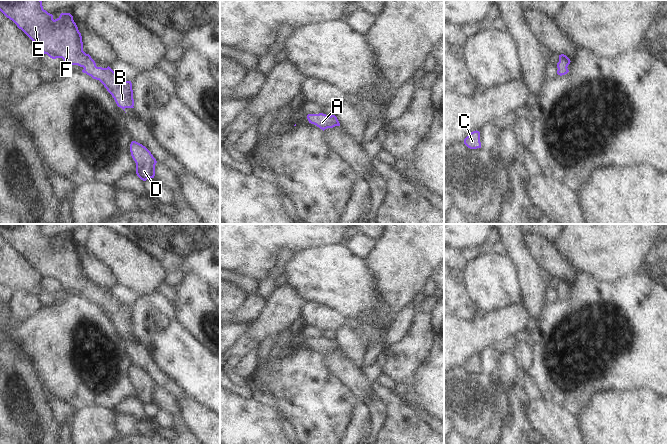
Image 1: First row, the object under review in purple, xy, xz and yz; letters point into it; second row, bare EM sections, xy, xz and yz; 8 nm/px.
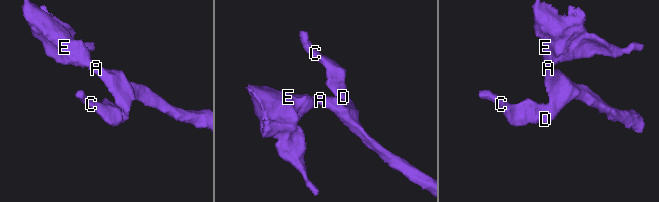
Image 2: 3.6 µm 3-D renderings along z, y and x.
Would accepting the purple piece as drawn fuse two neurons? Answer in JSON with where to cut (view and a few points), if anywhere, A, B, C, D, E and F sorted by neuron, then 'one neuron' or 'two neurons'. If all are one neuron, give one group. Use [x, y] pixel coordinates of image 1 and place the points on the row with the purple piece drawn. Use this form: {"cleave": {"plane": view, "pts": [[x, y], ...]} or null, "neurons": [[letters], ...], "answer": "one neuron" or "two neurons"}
{"cleave": null, "neurons": [["A", "B", "C", "D", "E", "F"]], "answer": "one neuron"}

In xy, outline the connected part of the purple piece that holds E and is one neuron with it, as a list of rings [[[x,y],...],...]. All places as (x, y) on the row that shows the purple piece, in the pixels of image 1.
[[[0,0],[0,11],[12,20],[50,58],[62,58],[66,63],[83,67],[83,73],[99,80],[112,95],[118,107],[134,108],[131,81],[122,80],[109,66],[97,67],[89,54],[83,51],[81,33],[70,13],[61,13],[57,19],[43,9],[41,0]]]

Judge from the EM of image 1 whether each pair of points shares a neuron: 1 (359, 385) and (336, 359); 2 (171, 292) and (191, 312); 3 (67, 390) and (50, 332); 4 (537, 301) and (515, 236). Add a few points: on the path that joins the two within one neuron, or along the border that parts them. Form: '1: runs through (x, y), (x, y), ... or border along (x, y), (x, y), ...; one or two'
1: runs through (355, 379), (341, 365); one
2: border along (176, 289), (178, 298), (174, 302); two
3: runs through (67, 376), (67, 361), (63, 355), (63, 346); one
4: runs through (532, 285), (529, 272), (517, 252); one

